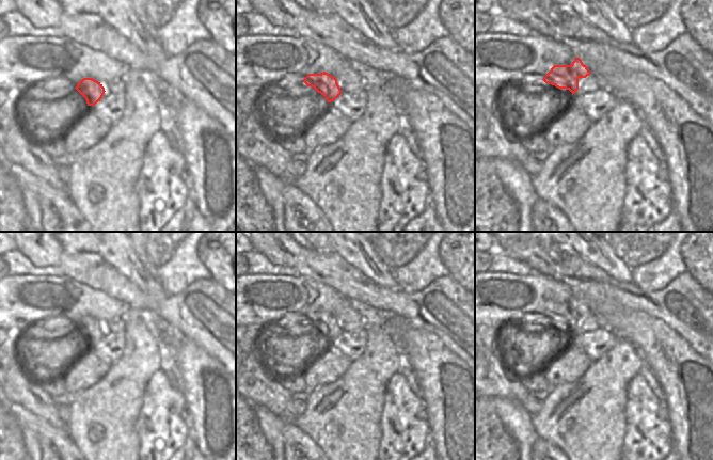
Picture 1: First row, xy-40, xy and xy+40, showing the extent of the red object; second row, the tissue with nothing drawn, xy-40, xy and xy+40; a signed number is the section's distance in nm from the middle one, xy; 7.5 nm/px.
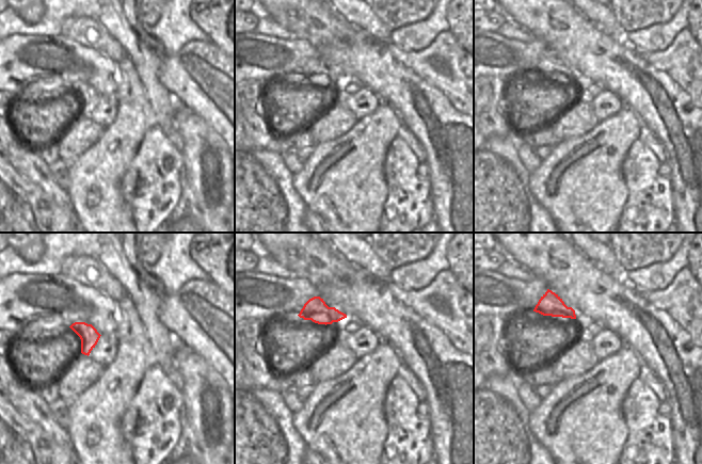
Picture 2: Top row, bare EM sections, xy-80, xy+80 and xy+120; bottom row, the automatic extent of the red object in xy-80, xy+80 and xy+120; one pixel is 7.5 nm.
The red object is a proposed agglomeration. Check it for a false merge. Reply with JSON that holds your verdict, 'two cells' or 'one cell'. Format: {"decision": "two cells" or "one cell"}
{"decision": "one cell"}

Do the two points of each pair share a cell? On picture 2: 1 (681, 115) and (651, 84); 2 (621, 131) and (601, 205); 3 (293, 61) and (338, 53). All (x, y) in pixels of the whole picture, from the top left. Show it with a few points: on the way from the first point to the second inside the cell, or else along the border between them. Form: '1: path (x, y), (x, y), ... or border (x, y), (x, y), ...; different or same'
1: path (671, 112), (653, 94); same
2: path (618, 149), (601, 169), (601, 187); same
3: border (301, 38), (307, 40), (316, 48), (319, 57); different

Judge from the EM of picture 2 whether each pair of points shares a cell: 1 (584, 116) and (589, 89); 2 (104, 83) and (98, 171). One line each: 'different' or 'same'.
1: different
2: different

